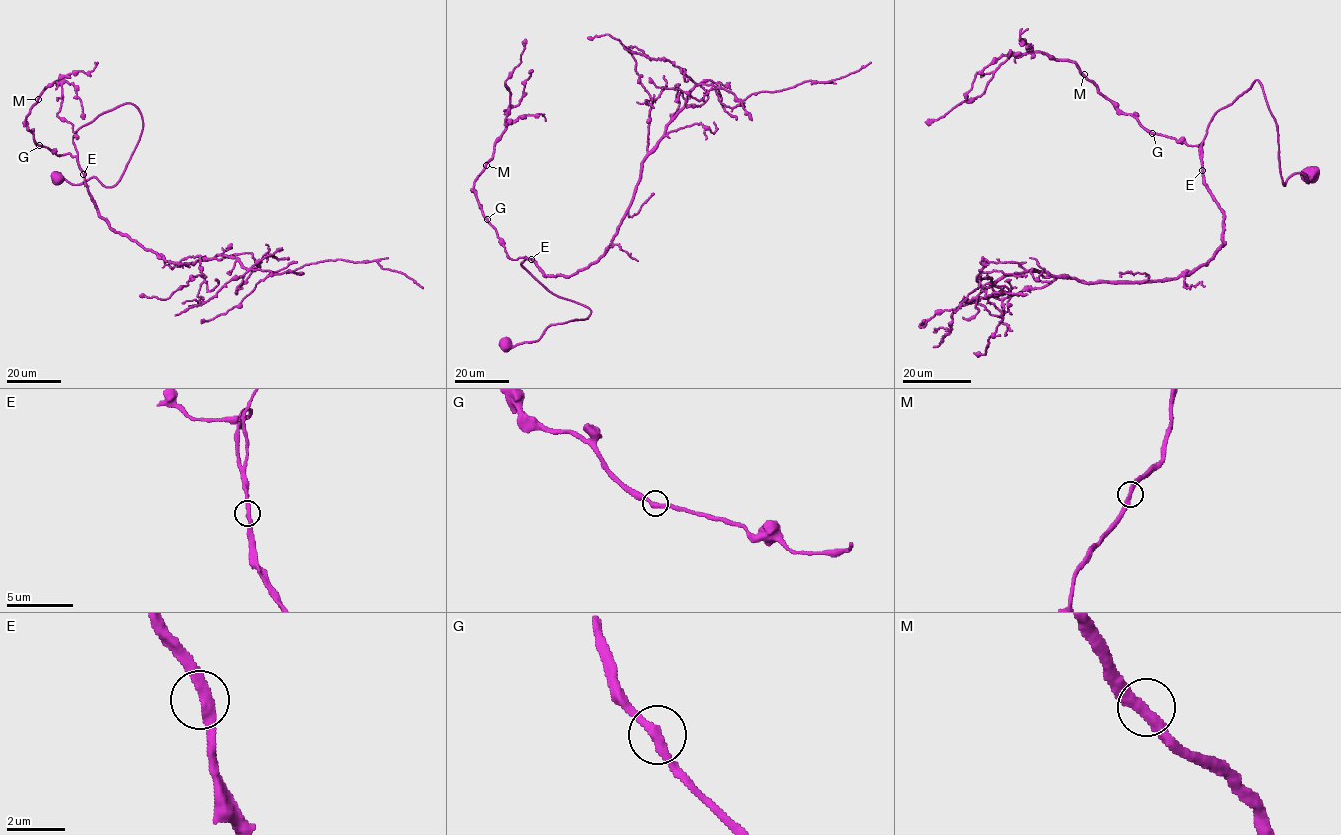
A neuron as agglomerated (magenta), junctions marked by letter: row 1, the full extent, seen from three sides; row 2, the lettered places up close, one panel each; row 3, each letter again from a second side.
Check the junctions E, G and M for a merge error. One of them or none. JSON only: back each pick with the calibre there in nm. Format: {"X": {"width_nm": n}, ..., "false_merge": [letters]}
{"false_merge": []}

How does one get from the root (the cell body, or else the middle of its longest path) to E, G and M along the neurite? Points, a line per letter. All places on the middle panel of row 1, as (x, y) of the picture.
E: (504, 343), (537, 341), (550, 325), (590, 314), (588, 308), (548, 291), (521, 265), (531, 259)
G: (504, 343), (537, 341), (550, 325), (590, 310), (548, 291), (524, 257), (511, 259), (487, 219)
M: (504, 343), (537, 341), (550, 325), (590, 310), (548, 291), (524, 257), (508, 256), (473, 189), (486, 165)

